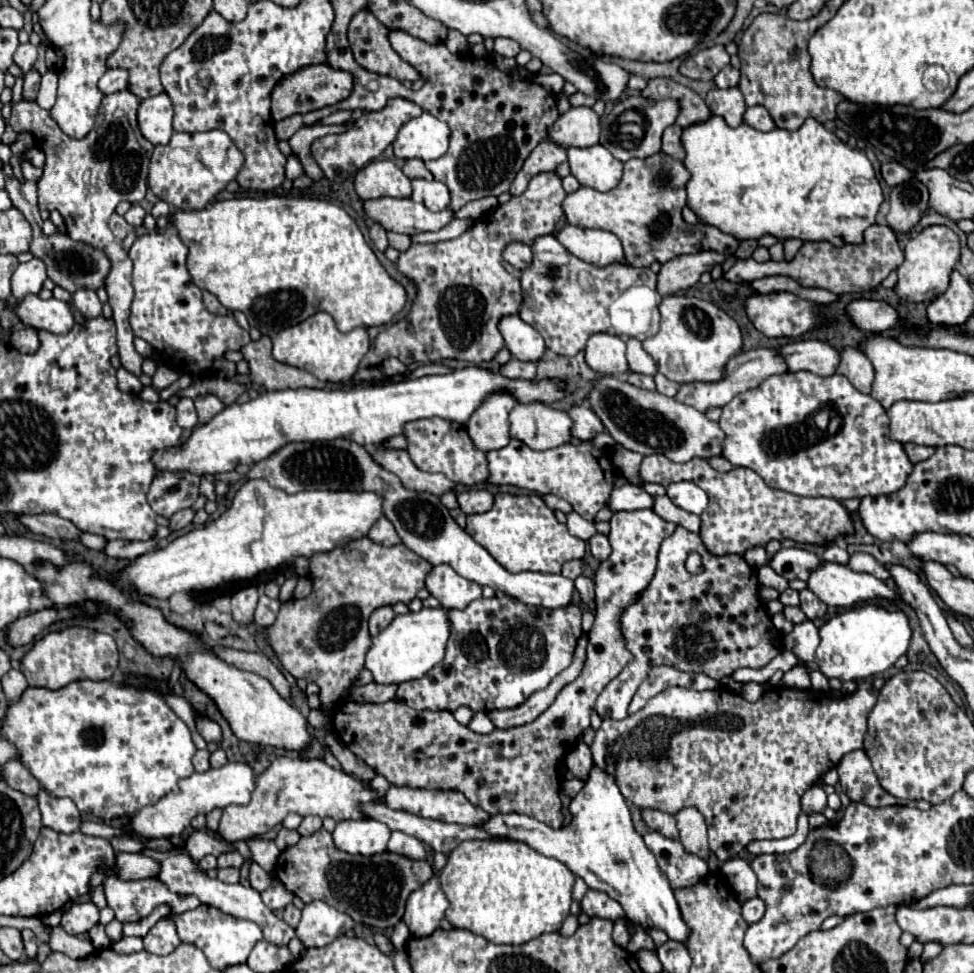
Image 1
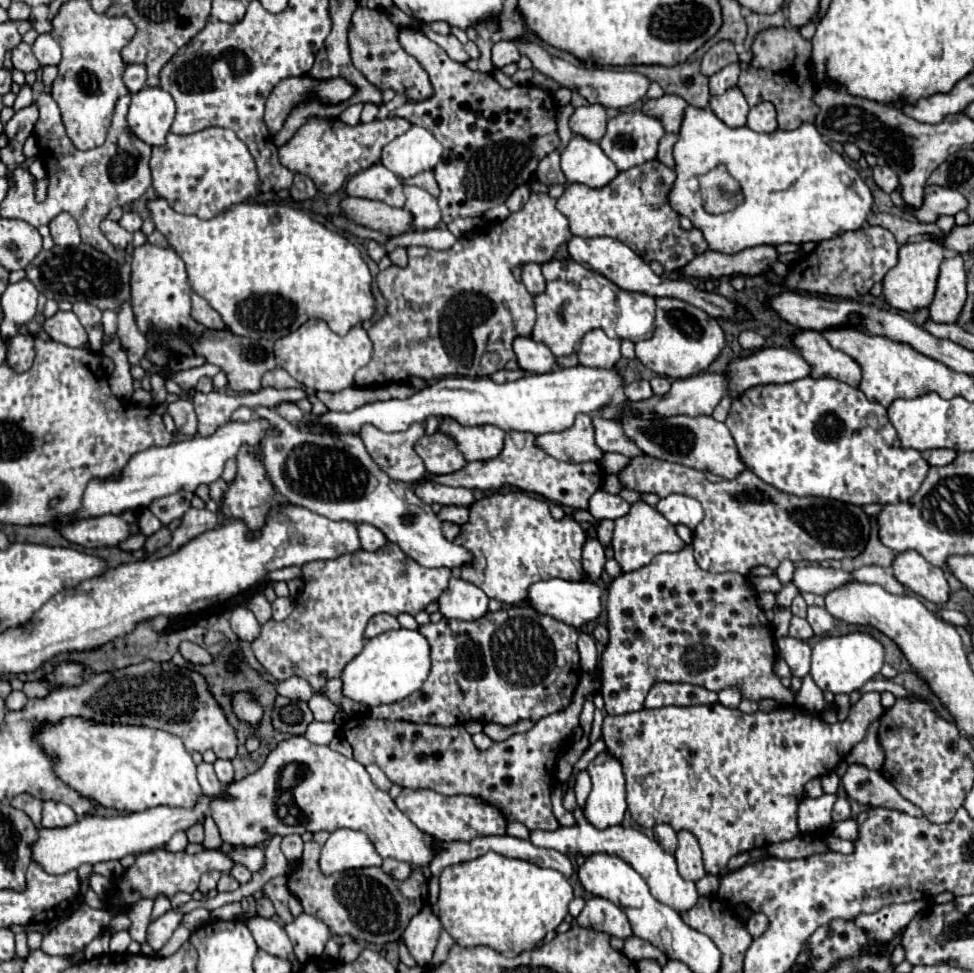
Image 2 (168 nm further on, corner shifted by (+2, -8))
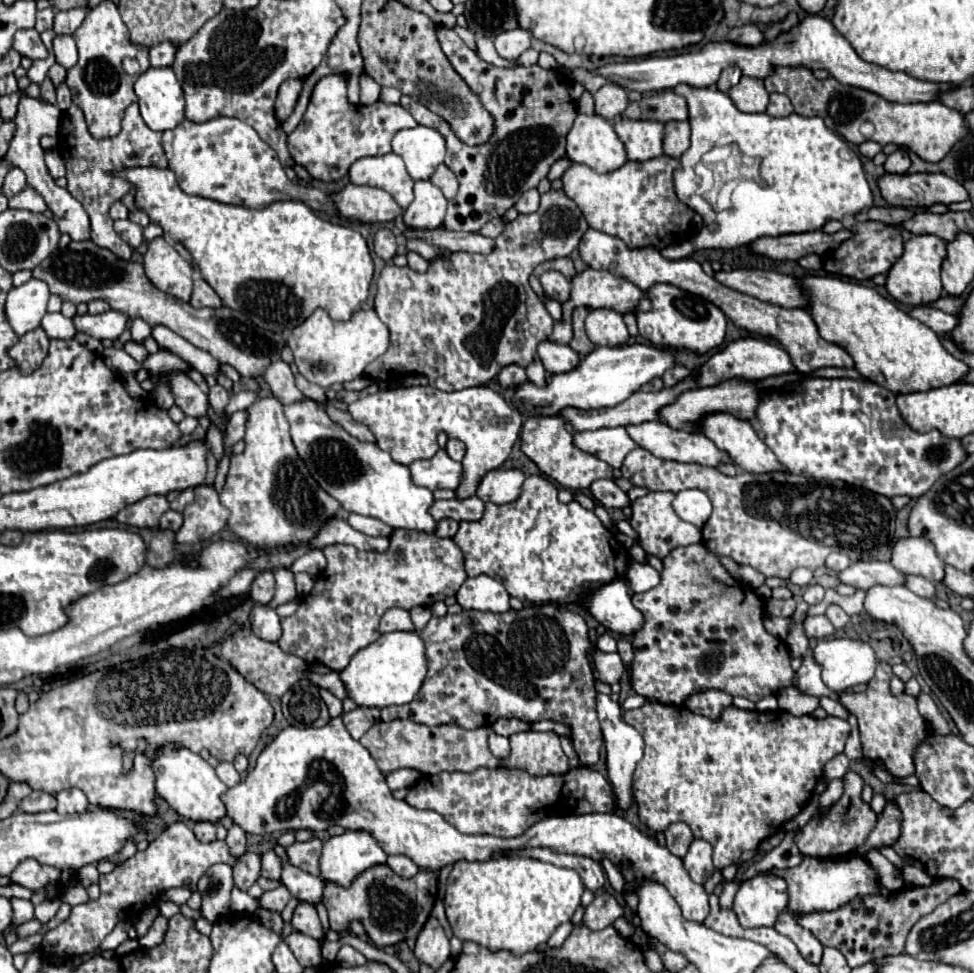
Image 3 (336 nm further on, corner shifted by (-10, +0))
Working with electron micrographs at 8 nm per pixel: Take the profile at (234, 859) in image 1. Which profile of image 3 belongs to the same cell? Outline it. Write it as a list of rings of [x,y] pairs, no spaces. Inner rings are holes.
[[[271,850],[261,856],[261,876],[271,878],[271,880],[281,878],[281,860]]]

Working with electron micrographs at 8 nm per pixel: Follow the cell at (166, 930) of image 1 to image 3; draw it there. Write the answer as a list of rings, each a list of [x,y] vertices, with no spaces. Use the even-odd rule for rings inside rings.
[[[157,916],[155,922],[153,922],[153,926],[149,928],[149,932],[139,938],[139,942],[141,942],[139,946],[143,946],[143,948],[155,948],[157,944],[161,944],[163,936],[167,932],[167,924],[169,924],[169,920],[165,916]]]

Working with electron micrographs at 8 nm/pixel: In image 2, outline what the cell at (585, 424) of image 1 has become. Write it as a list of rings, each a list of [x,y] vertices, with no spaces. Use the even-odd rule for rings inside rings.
[[[593,416],[595,424],[595,442],[603,452],[617,452],[623,456],[643,456],[643,450],[637,448],[633,440],[629,440],[623,432],[623,426],[615,420],[603,420],[601,416]]]

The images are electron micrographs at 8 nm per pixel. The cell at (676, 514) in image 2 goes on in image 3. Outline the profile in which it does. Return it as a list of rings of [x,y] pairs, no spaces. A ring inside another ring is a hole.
[[[697,488],[677,492],[675,500],[673,500],[673,508],[679,514],[679,518],[683,518],[683,520],[687,520],[699,528],[711,516],[711,500],[705,492],[697,490]]]

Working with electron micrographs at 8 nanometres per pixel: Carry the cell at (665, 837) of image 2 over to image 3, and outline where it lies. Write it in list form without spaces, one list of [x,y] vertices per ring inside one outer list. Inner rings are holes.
[[[675,822],[665,830],[665,840],[667,840],[667,848],[675,856],[683,858],[689,850],[689,844],[693,842],[693,834],[691,834],[691,828],[685,822]]]

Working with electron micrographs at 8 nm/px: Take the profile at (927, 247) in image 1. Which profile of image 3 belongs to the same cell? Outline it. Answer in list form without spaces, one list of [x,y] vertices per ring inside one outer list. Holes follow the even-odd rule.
[[[911,236],[905,244],[903,256],[887,274],[887,292],[907,306],[927,306],[941,296],[941,264],[947,258],[947,242],[939,236]]]

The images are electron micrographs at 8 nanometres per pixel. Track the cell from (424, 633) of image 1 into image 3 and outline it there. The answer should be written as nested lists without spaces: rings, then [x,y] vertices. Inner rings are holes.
[[[417,630],[381,634],[379,640],[375,640],[367,648],[361,648],[351,658],[349,666],[341,672],[341,680],[345,682],[349,696],[357,702],[357,706],[375,706],[375,708],[411,702],[419,692],[425,676],[427,676],[427,654],[423,638],[419,636]]]

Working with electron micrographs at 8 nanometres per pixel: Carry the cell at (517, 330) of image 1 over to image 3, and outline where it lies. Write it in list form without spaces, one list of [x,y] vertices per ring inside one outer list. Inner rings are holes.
[[[543,340],[537,346],[537,356],[541,358],[541,362],[543,362],[543,366],[549,374],[569,372],[579,364],[577,352],[573,352],[569,346],[555,344],[555,342],[549,342],[549,340]]]

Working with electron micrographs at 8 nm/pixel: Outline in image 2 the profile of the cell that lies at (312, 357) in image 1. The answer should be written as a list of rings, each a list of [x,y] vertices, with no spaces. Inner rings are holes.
[[[307,320],[299,330],[275,342],[277,366],[287,370],[299,384],[313,390],[341,392],[353,386],[353,376],[373,356],[373,344],[361,324],[353,326],[345,336],[335,334],[323,320]]]

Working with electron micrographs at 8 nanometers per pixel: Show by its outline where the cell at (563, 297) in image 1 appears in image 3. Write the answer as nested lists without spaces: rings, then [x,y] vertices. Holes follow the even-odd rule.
[[[585,268],[583,272],[571,276],[571,296],[567,302],[563,302],[563,316],[561,320],[555,320],[553,324],[553,334],[549,338],[573,338],[573,326],[571,326],[571,314],[577,306],[589,306],[589,310],[595,308],[611,308],[615,312],[619,312],[621,316],[629,314],[629,312],[647,312],[651,308],[651,302],[647,300],[647,294],[637,288],[635,284],[631,284],[625,278],[619,278],[607,270],[595,270],[595,268]]]

